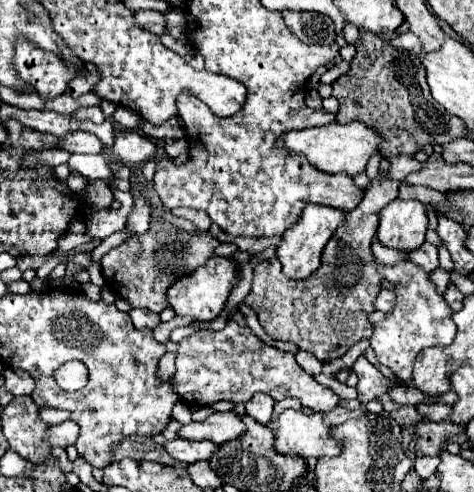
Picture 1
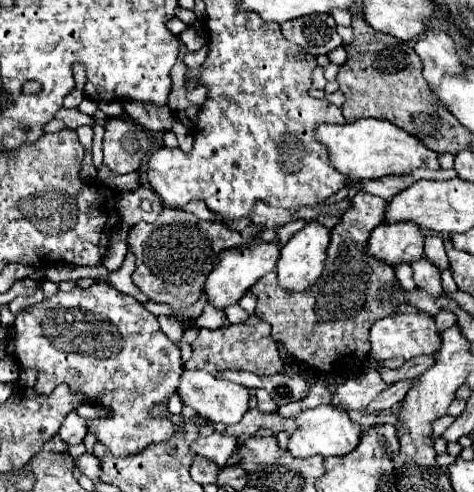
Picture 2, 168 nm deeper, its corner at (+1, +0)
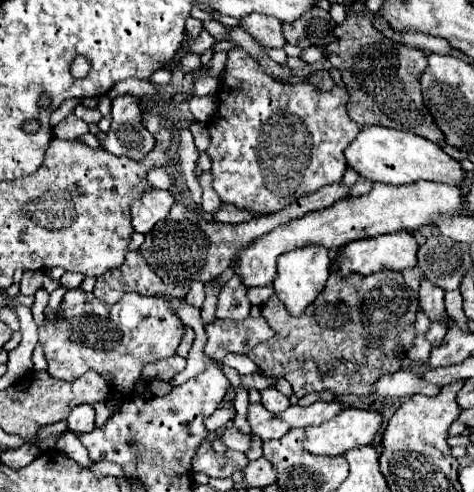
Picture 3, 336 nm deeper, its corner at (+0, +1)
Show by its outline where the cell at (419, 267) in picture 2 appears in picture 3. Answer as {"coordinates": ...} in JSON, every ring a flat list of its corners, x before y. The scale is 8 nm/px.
{"coordinates":[[421,279,421,289,419,289,419,305,423,311,429,315,431,321,445,321,445,305,443,305,443,295,445,291,437,285,433,285,429,279]]}

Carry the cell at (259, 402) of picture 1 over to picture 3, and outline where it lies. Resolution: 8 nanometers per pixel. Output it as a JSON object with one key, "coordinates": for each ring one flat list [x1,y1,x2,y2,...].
{"coordinates":[[269,387,269,389,261,391,261,403,271,413,281,413,289,407,289,399,285,395,281,395,275,387]]}

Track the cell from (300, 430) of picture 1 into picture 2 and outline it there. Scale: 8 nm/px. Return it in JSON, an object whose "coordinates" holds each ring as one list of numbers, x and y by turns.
{"coordinates":[[320,404,316,408,304,410,296,416,296,422,298,422,300,430,294,432,288,440,288,450,296,458,308,458,308,456,314,456,314,454,344,456,344,454,352,452,358,446,360,436,362,436,360,424,352,422,346,410,338,410,332,404]]}

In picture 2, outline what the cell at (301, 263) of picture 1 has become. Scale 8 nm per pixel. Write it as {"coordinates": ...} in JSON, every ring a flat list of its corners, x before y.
{"coordinates":[[310,222,300,232,296,232,282,248,282,254,278,260,276,274,278,274,280,288,286,292,306,292,308,286,312,286,324,270,328,242,330,242,330,230,318,222]]}

